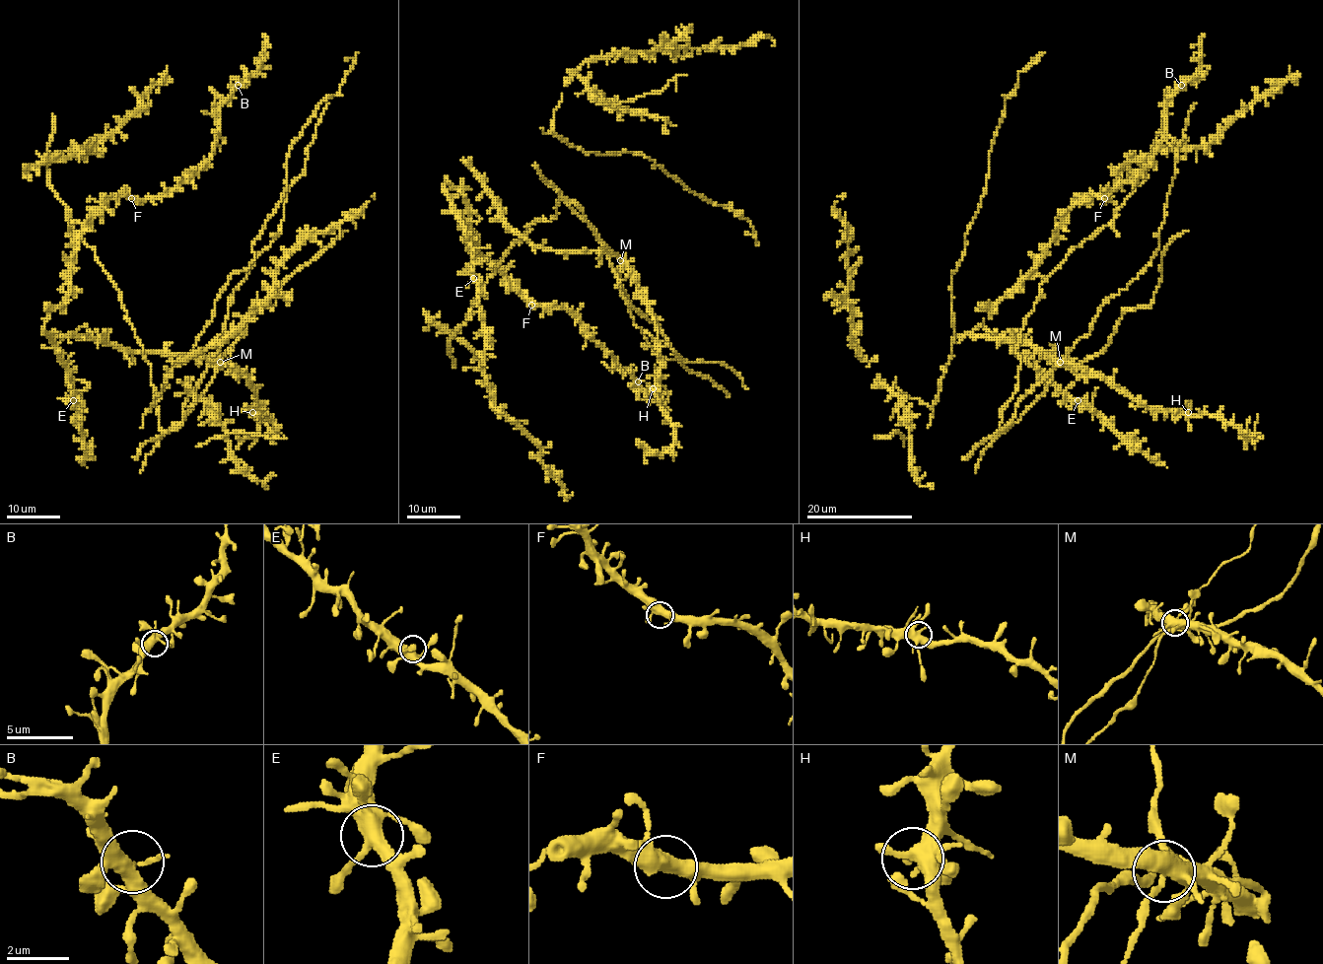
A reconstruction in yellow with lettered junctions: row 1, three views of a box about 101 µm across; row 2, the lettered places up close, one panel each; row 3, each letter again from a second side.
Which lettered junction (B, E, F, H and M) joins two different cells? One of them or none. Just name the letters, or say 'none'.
none

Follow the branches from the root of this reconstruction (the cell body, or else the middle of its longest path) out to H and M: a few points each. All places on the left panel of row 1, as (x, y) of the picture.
H: (158, 414), (160, 427), (165, 433), (179, 423), (221, 363), (241, 370), (248, 378), (259, 407), (252, 412)
M: (158, 414), (160, 427), (165, 433), (179, 423), (206, 389), (219, 362)

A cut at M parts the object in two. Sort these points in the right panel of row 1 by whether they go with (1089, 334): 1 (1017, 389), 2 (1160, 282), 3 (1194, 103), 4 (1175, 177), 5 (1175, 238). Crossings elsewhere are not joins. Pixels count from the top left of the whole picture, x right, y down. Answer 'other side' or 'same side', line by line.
1: other side
2: other side
3: same side
4: same side
5: other side

